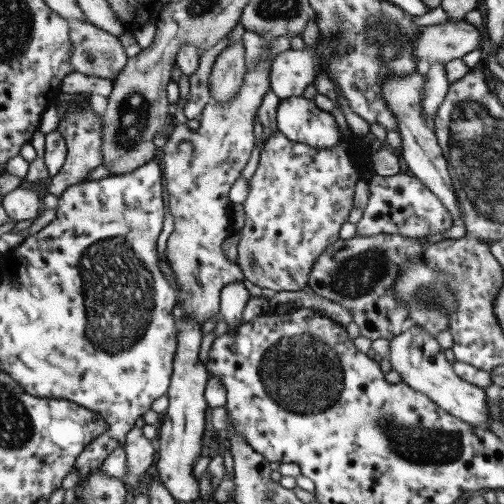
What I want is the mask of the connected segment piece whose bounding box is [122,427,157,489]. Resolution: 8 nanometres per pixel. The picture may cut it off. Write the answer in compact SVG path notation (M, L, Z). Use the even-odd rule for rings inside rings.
M133 427L127 435L124 449L127 451L127 475L122 481L130 489L136 489L141 474L145 474L155 462L155 446L150 438L143 434L141 428Z

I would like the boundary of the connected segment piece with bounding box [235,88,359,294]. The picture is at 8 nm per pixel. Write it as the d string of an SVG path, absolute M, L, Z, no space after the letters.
M269 90L259 106L258 118L267 128L273 130L265 141L254 175L249 179L251 192L243 202L245 224L239 231L238 255L235 264L246 274L246 279L263 288L268 294L281 291L298 291L309 280L311 268L327 247L337 241L337 230L347 220L353 186L357 182L356 170L351 164L351 149L348 141L339 141L331 147L319 148L300 143L286 137L278 126L278 110L282 99Z

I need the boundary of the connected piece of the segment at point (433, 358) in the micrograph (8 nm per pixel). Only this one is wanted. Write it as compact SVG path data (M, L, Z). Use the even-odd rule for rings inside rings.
M408 323L403 332L390 339L387 357L391 369L401 377L401 382L407 384L414 391L422 392L439 408L451 416L459 418L461 422L465 422L471 427L479 426L479 428L487 430L489 415L487 415L485 391L458 378L453 373L451 363L445 360L443 351L425 329Z

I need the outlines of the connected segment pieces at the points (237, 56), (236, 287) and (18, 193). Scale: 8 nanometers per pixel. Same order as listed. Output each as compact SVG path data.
M244 40L225 47L216 57L208 78L211 98L216 103L231 101L237 97L247 69L247 48Z
M242 281L229 284L222 290L220 312L227 323L229 333L237 331L245 323L242 317L250 298L251 296Z
M31 188L16 189L7 193L2 199L2 206L8 216L8 220L21 222L21 220L35 220L43 210L44 190Z

